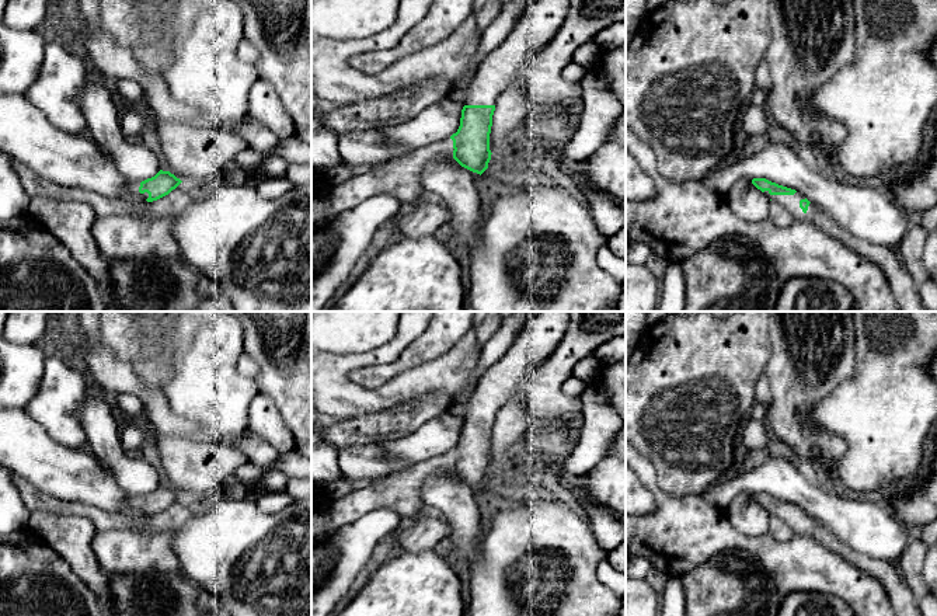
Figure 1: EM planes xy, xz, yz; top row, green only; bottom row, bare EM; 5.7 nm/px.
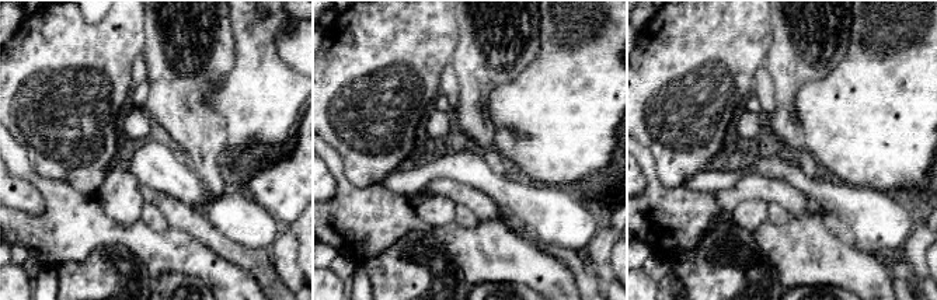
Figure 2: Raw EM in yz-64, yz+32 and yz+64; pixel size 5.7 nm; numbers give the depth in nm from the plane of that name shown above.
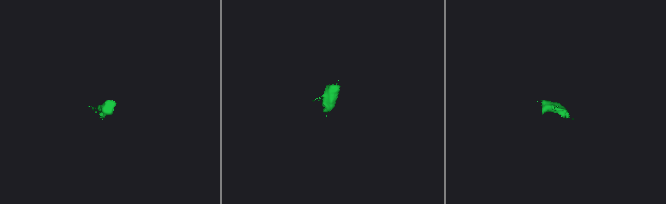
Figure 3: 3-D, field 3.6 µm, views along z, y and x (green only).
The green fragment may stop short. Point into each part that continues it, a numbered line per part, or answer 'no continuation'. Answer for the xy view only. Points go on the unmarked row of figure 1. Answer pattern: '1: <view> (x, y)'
1: xy (133, 501)

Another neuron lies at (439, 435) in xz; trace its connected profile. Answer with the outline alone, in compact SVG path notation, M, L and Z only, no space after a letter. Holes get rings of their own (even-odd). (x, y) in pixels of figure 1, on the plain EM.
M447 411L410 435L379 442L377 446L387 455L390 466L401 469L404 463L415 464L450 453L460 441L461 424L461 418Z

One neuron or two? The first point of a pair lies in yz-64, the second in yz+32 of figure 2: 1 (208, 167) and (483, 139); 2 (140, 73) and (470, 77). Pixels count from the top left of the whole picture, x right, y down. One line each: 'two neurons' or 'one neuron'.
1: one neuron
2: two neurons

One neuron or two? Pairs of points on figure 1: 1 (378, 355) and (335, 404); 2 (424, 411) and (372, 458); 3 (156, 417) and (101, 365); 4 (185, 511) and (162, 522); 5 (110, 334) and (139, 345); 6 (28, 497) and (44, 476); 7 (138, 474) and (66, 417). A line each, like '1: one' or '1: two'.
1: one
2: two
3: one
4: one
5: one
6: two
7: two

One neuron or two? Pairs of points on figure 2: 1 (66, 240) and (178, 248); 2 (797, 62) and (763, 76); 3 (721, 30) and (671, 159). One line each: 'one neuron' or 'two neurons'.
1: one neuron
2: two neurons
3: one neuron

